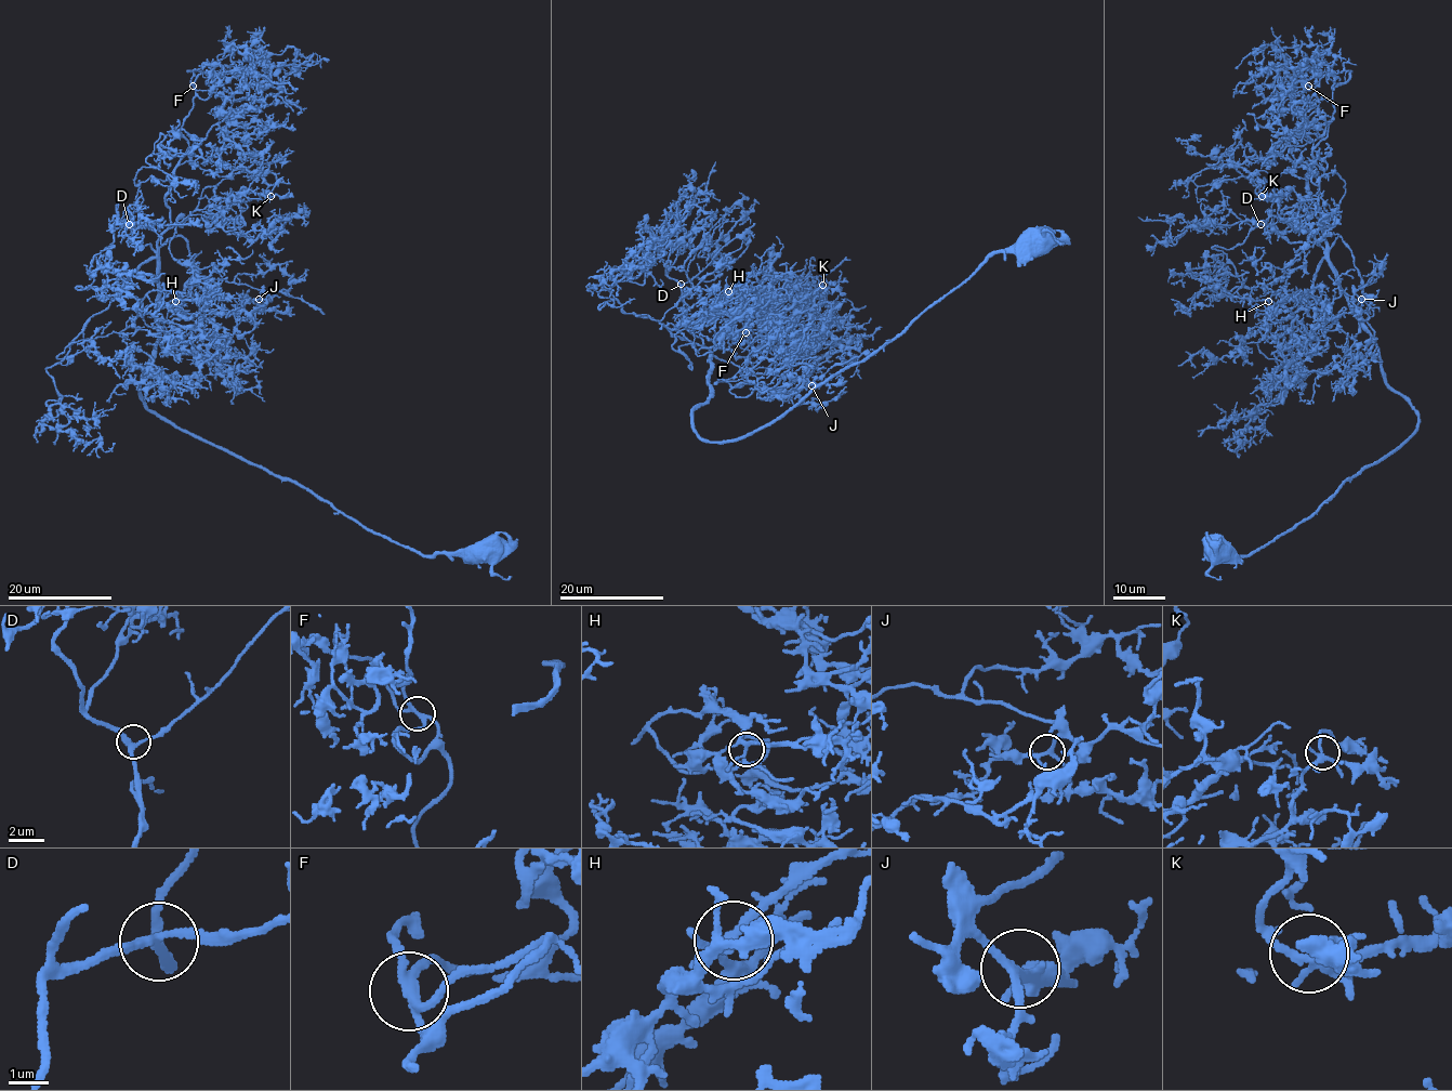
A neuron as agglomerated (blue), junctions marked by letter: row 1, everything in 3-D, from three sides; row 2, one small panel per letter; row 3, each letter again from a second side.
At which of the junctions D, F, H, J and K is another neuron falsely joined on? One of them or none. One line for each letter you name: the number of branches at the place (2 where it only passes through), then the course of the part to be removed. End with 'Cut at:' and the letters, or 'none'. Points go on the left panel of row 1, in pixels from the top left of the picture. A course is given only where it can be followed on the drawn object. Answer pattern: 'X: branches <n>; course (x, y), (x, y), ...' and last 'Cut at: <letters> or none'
Cut at: none

